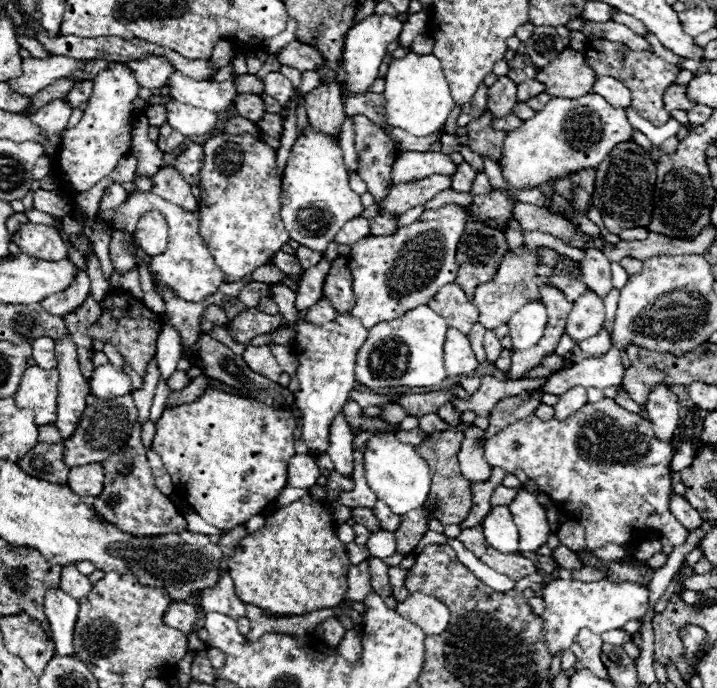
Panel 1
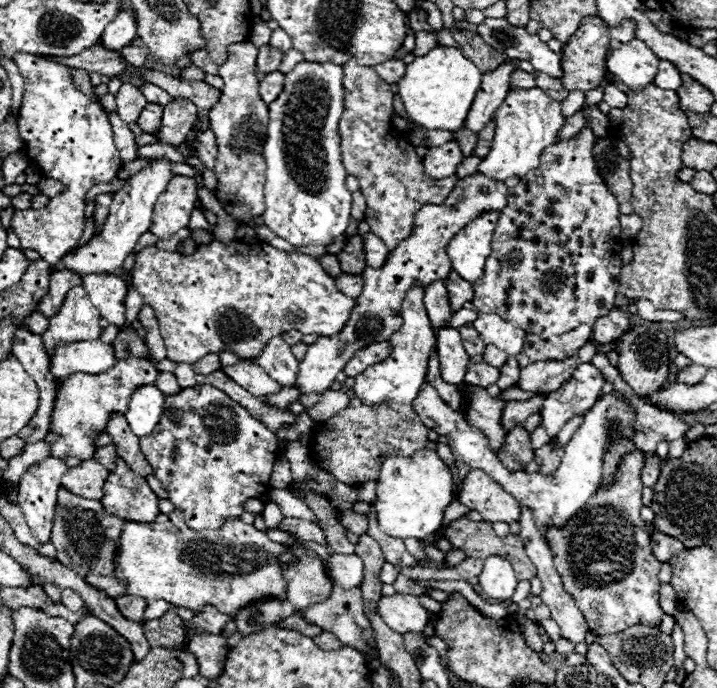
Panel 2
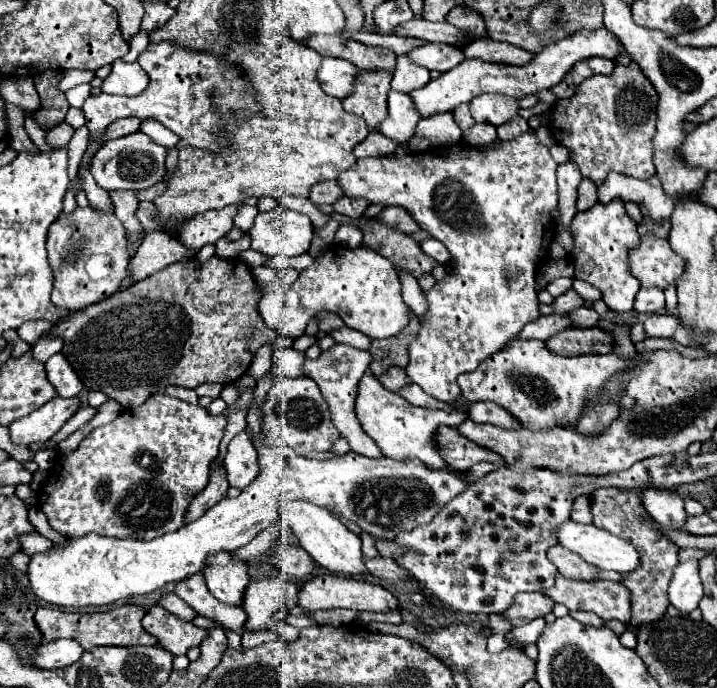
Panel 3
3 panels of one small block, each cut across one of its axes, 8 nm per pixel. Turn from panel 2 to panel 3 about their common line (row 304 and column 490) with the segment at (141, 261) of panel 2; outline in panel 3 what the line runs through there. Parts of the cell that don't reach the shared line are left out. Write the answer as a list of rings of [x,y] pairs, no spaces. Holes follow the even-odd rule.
[[[526,132],[512,142],[502,142],[498,148],[486,150],[476,150],[466,142],[458,142],[454,146],[444,146],[422,154],[404,154],[402,158],[360,158],[354,168],[338,176],[338,182],[346,196],[364,196],[370,204],[382,202],[386,206],[406,208],[412,218],[416,216],[422,230],[444,242],[450,250],[456,270],[452,266],[452,272],[442,282],[436,282],[430,292],[426,292],[430,308],[422,322],[420,334],[408,346],[410,364],[406,374],[436,400],[452,404],[452,400],[458,400],[460,396],[460,388],[456,384],[458,374],[472,372],[484,358],[504,348],[504,344],[512,340],[516,332],[524,328],[524,324],[540,316],[534,280],[538,260],[546,256],[552,232],[556,232],[556,222],[552,222],[550,216],[558,204],[556,162],[552,160],[548,148],[536,140],[534,132]]]

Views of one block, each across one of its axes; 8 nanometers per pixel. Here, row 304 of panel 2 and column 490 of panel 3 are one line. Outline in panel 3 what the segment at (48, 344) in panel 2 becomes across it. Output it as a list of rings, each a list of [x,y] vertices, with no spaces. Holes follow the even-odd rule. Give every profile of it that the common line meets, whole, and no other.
[[[600,28],[594,32],[580,30],[574,36],[568,36],[556,44],[550,44],[540,54],[536,54],[530,64],[524,64],[524,66],[508,66],[508,64],[482,62],[482,60],[464,60],[456,68],[440,74],[436,80],[430,80],[424,88],[412,90],[410,96],[412,96],[420,116],[430,118],[438,112],[452,112],[456,106],[470,102],[480,92],[482,94],[504,94],[504,96],[512,96],[512,98],[524,98],[528,94],[536,94],[540,90],[556,86],[578,60],[586,60],[592,56],[614,60],[618,52],[620,52],[620,40],[606,28]]]

